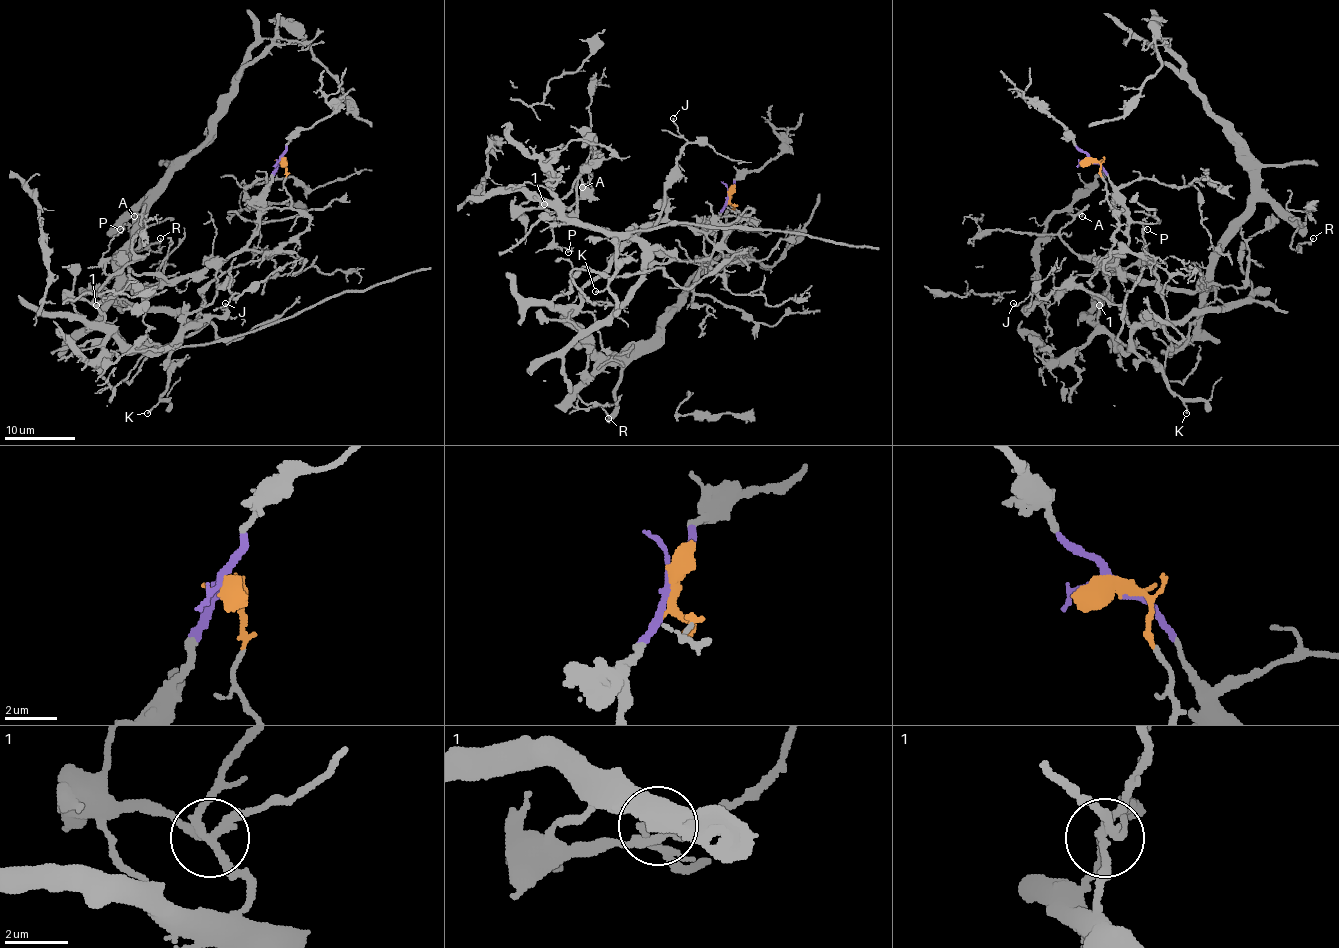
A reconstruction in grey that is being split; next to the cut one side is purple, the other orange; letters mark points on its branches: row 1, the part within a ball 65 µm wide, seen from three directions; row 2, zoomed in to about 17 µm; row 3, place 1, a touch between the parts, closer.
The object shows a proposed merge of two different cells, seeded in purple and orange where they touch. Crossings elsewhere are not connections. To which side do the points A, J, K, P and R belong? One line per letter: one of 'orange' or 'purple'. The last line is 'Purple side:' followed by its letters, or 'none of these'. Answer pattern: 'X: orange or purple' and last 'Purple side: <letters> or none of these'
A: orange
J: orange
K: orange
P: orange
R: purple
Purple side: R

